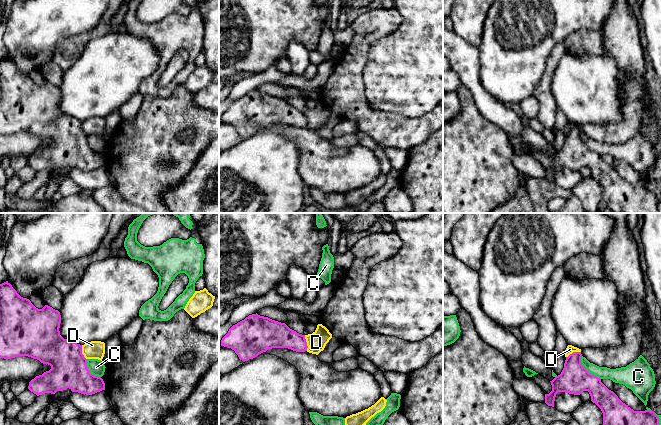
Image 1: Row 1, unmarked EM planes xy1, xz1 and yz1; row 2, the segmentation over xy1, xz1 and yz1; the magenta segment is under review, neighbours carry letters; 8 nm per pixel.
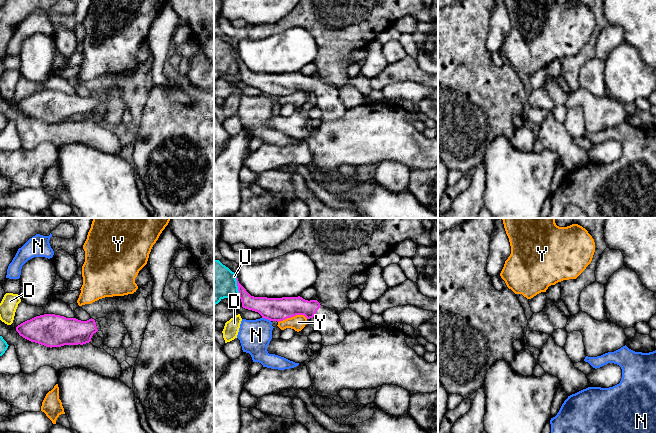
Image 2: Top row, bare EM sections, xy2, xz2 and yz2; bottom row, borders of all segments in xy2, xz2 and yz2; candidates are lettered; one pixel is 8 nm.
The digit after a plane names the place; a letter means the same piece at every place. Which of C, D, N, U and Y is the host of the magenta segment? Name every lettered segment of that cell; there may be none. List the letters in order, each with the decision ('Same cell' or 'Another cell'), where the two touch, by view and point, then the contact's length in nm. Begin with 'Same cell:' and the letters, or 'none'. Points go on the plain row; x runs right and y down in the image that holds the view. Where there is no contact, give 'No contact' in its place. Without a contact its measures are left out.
Same cell: none
C: Another cell. Touches magenta at yz1 (586, 146). Shared border 240 nm
D: Another cell. Touches magenta at xz1 (306, 119). Shared border 130 nm
N: Another cell. Touches magenta at xz2 (266, 94). Shared border 80 nm
U: Another cell. Touches magenta at xz2 (238, 63). Shared border 160 nm
Y: Another cell. Touches magenta at xz2 (292, 92). Shared border 240 nm

